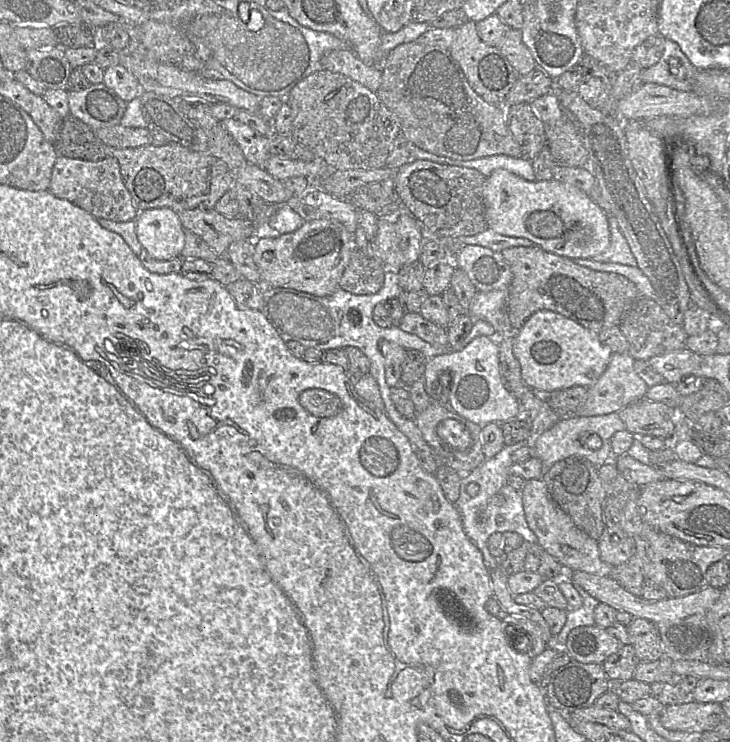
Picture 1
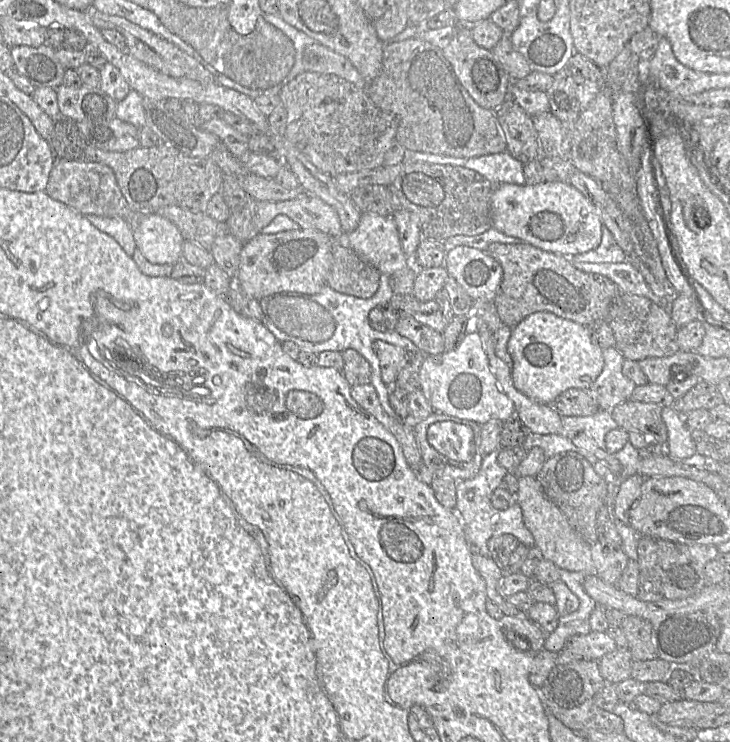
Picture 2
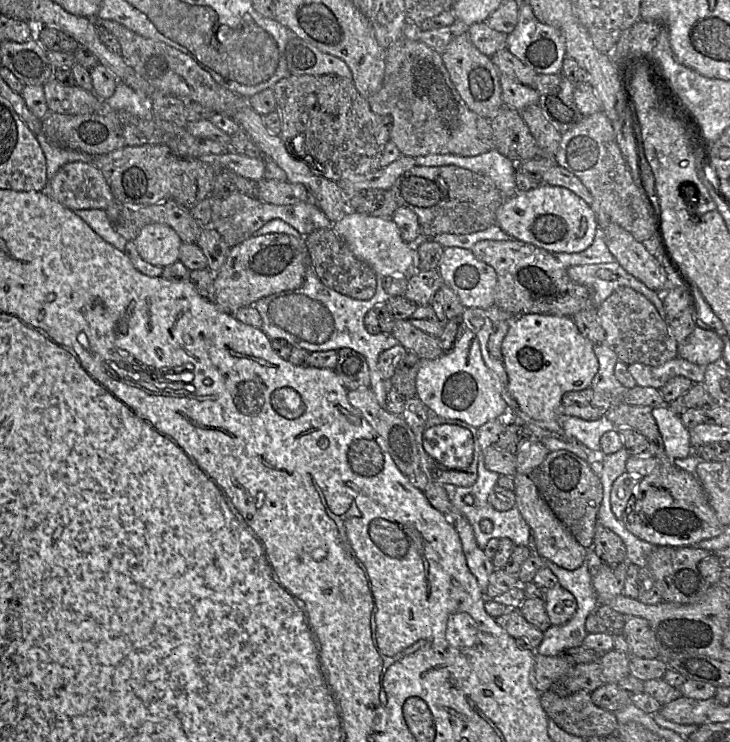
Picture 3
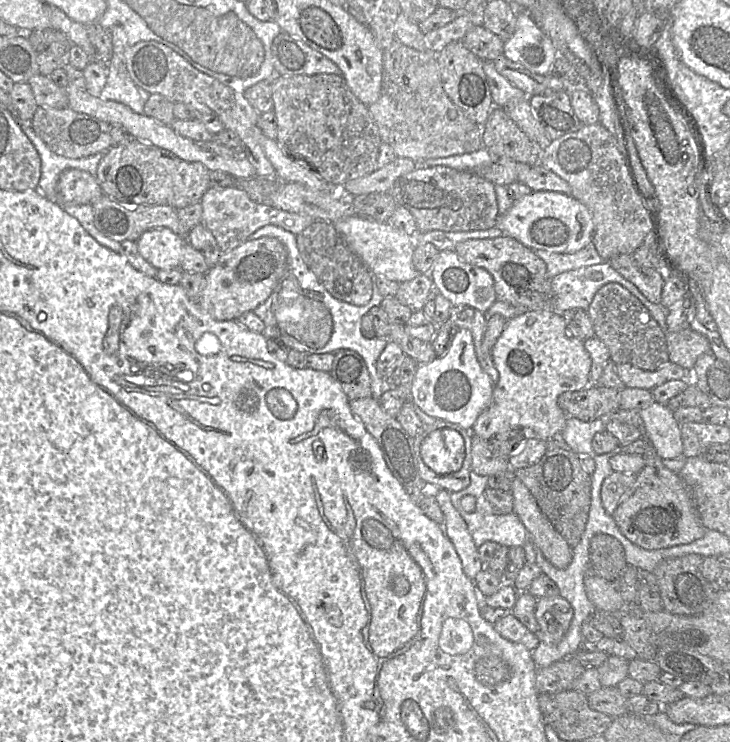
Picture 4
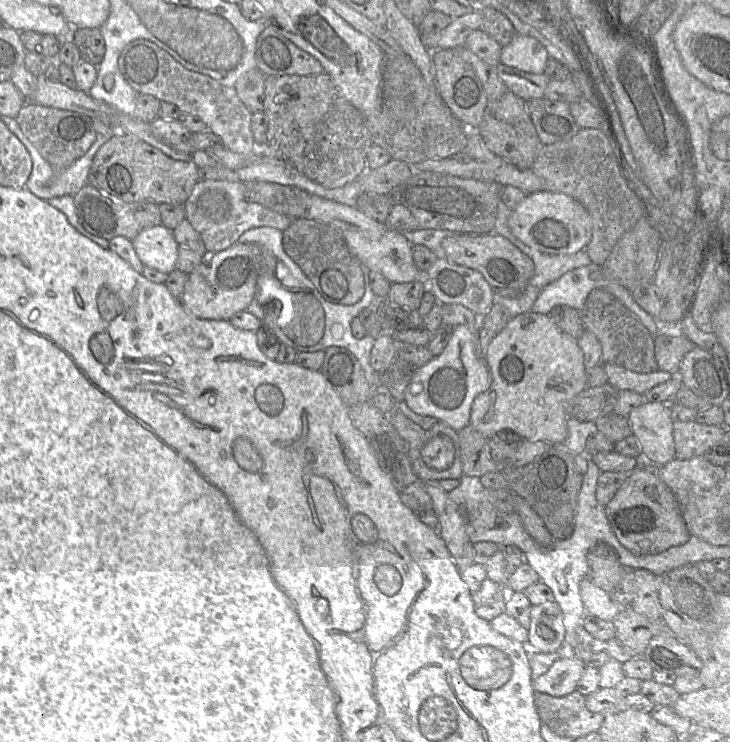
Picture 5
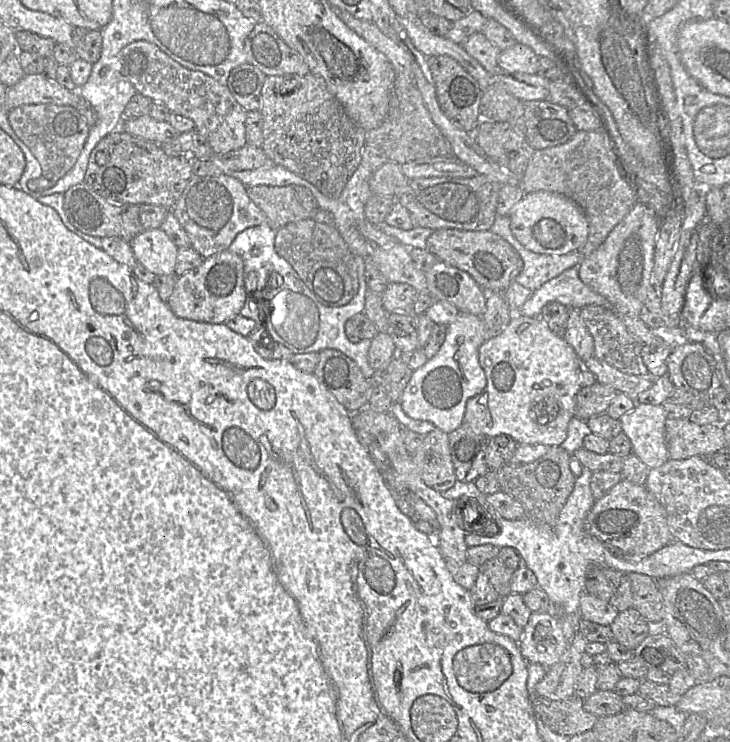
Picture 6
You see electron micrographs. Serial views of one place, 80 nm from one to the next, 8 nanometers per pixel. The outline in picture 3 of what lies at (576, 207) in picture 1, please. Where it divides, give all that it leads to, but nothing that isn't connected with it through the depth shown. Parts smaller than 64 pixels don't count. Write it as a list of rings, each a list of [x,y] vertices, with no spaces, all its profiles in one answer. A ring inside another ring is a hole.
[[[544,183],[504,198],[497,210],[496,224],[512,238],[553,254],[584,251],[598,229],[596,214],[583,199],[566,188]]]

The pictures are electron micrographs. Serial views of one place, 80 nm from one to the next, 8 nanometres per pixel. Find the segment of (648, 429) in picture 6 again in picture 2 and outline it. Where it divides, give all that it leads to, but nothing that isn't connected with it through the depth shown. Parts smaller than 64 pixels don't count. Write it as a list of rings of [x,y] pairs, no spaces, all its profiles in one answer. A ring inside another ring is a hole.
[[[663,407],[661,415],[668,433],[666,455],[673,460],[684,460],[696,454],[692,431],[687,426],[684,416],[671,407]]]

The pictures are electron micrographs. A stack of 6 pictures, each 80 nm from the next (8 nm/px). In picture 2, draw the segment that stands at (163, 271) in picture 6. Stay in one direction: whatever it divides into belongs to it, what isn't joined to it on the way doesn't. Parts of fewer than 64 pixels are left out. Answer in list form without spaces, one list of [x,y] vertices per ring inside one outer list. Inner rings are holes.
[[[158,213],[140,214],[134,240],[153,264],[175,264],[182,259],[183,235],[173,222]]]

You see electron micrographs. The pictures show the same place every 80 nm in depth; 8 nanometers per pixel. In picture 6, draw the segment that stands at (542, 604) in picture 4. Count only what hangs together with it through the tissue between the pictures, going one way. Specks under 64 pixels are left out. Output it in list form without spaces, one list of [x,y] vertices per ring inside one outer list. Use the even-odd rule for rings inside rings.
[[[547,612],[532,613],[522,629],[519,648],[528,663],[549,668],[559,662],[568,650],[560,622]]]

